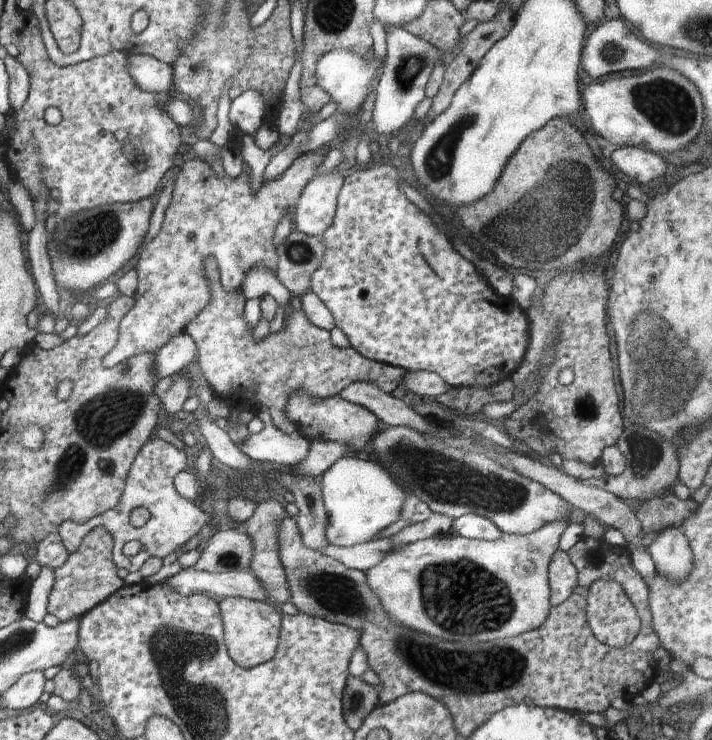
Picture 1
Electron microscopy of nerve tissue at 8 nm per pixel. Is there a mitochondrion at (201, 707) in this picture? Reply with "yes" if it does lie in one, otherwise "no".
yes

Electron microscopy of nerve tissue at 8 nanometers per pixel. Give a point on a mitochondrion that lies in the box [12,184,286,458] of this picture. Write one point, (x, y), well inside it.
(87, 237)

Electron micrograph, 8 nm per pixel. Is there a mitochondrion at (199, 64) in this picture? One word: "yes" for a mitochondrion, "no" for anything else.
yes

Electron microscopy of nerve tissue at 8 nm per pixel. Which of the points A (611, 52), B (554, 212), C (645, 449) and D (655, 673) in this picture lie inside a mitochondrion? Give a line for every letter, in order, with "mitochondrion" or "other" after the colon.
A: mitochondrion
B: mitochondrion
C: mitochondrion
D: other

